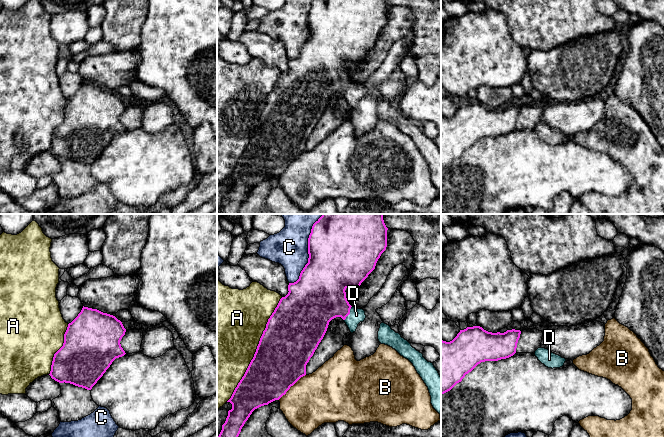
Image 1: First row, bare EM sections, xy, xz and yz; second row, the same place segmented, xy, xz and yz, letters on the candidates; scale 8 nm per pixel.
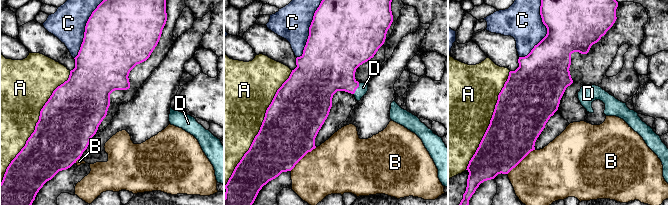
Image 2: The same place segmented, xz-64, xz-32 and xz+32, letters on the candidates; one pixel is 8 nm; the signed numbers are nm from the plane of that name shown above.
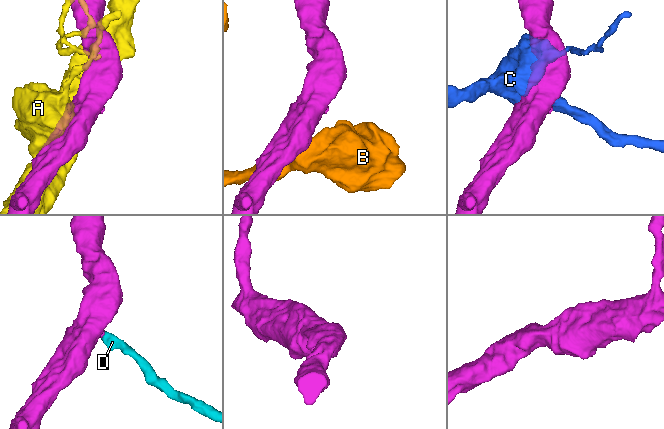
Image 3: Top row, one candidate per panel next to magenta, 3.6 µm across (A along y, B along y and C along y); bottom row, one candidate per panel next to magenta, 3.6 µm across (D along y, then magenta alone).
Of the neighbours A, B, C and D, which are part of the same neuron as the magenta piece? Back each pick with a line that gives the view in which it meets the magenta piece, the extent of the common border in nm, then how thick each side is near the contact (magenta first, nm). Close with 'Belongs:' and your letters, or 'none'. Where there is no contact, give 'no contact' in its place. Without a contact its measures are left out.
D: contact in xz; length 130 nm; calibres 380 and 120 nm
Belongs: D

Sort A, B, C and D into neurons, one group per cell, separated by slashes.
A / B / C / D

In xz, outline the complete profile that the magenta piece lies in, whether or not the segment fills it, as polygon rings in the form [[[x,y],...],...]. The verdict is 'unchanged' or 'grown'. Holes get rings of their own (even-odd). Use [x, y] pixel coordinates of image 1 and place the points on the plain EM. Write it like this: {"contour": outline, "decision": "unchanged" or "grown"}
{"contour": [[[313,0],[308,14],[308,39],[301,47],[299,55],[289,59],[288,70],[280,75],[268,95],[254,133],[227,177],[232,180],[232,185],[228,187],[217,214],[238,214],[242,203],[255,185],[279,176],[291,162],[306,151],[306,141],[323,115],[332,95],[341,93],[351,109],[365,96],[365,87],[349,80],[345,66],[359,63],[375,45],[378,35],[387,23],[387,6],[385,0]]], "decision": "grown"}

